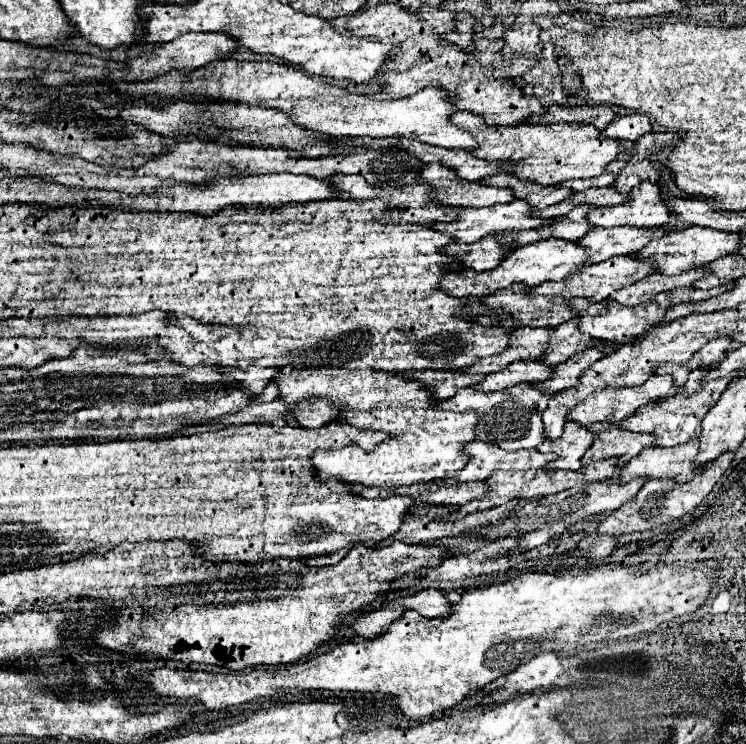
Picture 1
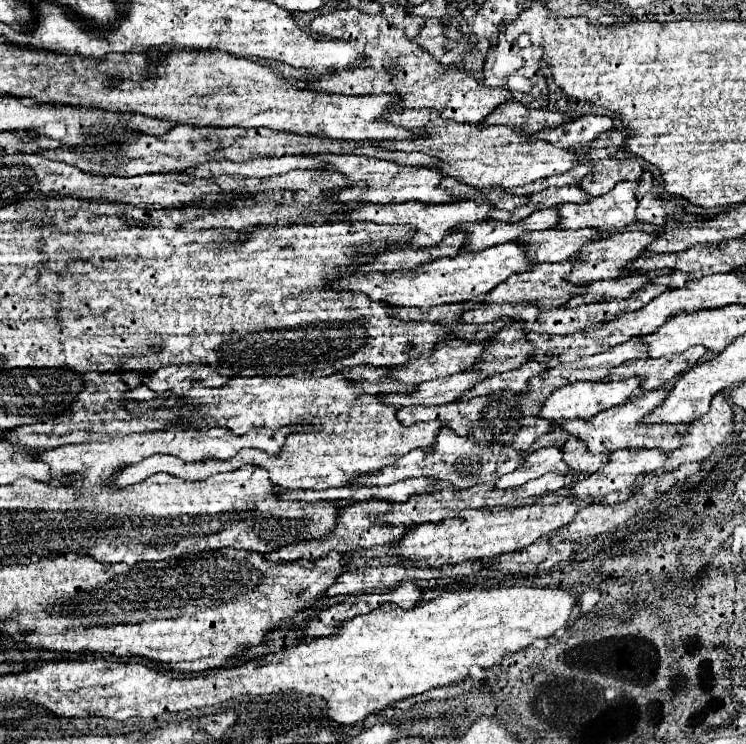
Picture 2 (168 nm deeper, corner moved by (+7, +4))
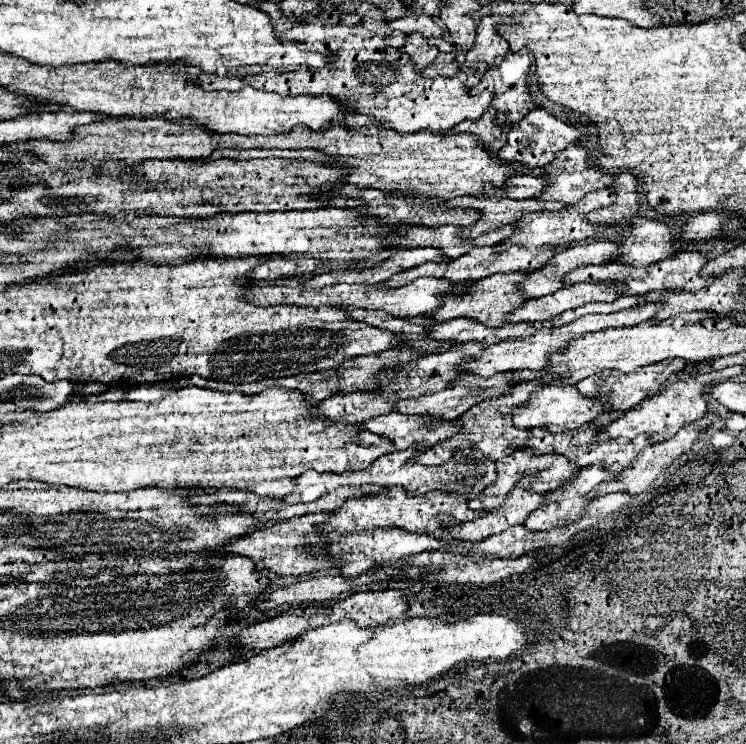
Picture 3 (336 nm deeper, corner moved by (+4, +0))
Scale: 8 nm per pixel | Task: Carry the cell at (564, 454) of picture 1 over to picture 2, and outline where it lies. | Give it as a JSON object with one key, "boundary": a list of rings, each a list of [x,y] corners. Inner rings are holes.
{"boundary":[[[551,445],[551,447],[543,447],[543,449],[537,449],[535,453],[529,453],[527,455],[527,461],[525,465],[521,465],[519,469],[515,469],[513,473],[505,475],[499,479],[499,489],[507,489],[507,487],[519,487],[539,475],[545,475],[549,471],[555,471],[555,473],[567,473],[571,467],[561,461],[563,455],[561,455],[561,449],[559,445]]]}

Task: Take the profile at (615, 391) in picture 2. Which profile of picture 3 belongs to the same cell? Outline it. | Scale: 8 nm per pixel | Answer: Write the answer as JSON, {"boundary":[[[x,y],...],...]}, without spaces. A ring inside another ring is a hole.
{"boundary":[[[544,385],[544,387],[540,387],[538,391],[534,391],[530,395],[528,403],[524,403],[520,407],[514,407],[512,423],[518,429],[542,427],[542,429],[546,429],[550,433],[562,433],[566,429],[578,429],[580,425],[590,423],[600,413],[604,413],[602,403],[596,401],[596,399],[582,397],[576,387],[572,387],[572,385],[564,385],[564,387],[560,387],[560,385]]]}

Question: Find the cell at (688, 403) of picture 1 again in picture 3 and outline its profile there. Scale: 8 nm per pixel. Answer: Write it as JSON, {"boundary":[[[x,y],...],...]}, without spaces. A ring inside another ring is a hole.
{"boundary":[[[584,425],[580,429],[572,429],[572,431],[564,431],[564,433],[556,433],[556,435],[554,433],[546,433],[544,429],[530,429],[530,437],[526,441],[526,447],[530,447],[538,455],[546,455],[546,453],[564,455],[570,461],[574,461],[578,467],[588,467],[588,465],[594,465],[598,461],[598,463],[602,463],[604,469],[620,473],[620,471],[624,471],[630,465],[630,461],[640,451],[644,451],[644,447],[652,445],[648,436],[644,434],[632,440],[619,437],[607,441],[598,441],[596,437],[598,437],[598,427],[594,427],[594,425]]]}

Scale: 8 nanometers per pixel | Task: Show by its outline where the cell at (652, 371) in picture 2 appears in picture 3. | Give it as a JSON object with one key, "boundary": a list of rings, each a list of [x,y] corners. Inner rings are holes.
{"boundary":[[[666,359],[666,361],[658,361],[654,365],[648,365],[648,367],[638,367],[632,373],[604,369],[592,377],[578,381],[578,385],[574,385],[574,387],[586,397],[602,397],[602,401],[606,401],[606,405],[610,405],[610,411],[628,411],[634,405],[638,405],[642,399],[646,399],[648,395],[656,393],[668,377],[676,375],[684,367],[686,367],[686,361],[682,361],[682,359]]]}

